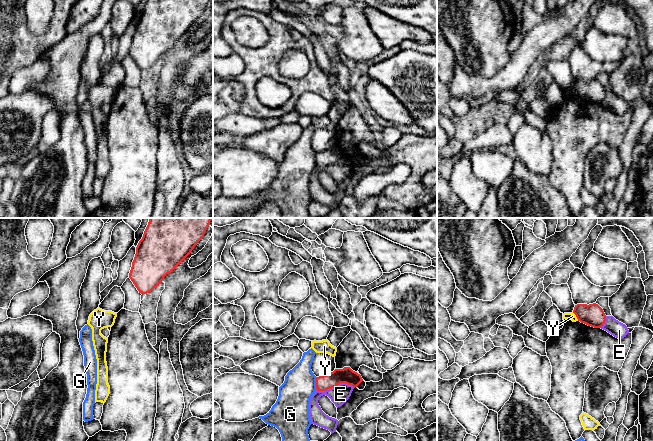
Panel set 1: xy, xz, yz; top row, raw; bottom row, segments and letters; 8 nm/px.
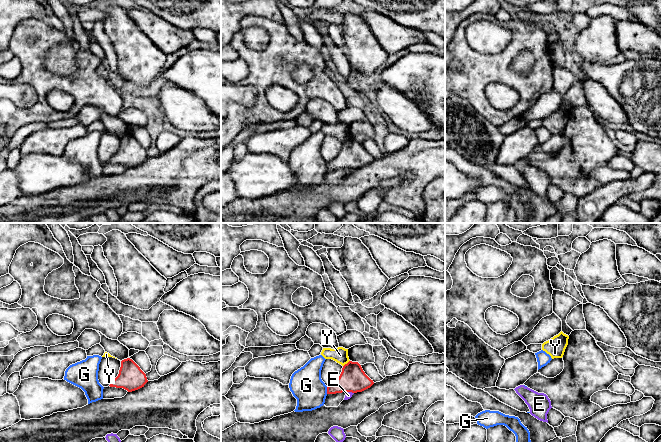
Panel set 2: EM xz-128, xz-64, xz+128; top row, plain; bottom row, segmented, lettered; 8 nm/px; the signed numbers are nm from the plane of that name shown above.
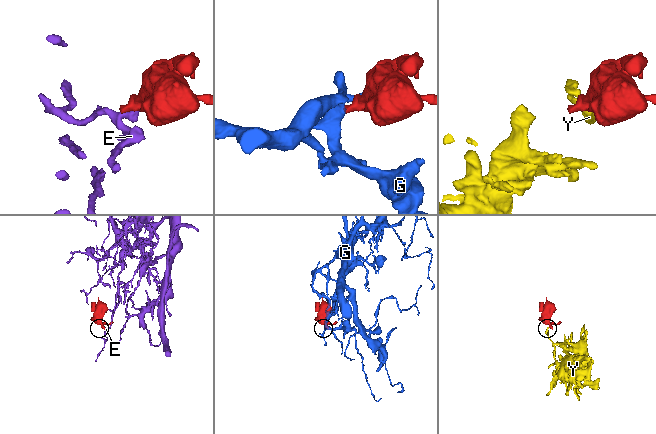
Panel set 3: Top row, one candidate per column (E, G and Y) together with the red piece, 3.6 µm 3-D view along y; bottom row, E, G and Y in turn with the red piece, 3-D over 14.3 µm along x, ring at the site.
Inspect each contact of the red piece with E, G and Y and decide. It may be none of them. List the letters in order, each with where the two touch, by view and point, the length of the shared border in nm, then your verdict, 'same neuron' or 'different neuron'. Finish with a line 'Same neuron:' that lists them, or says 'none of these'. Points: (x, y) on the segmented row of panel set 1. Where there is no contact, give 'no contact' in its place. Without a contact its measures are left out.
E: meets red in xz at (335, 386); contact 300 nm long; different neuron
G: meets red in xz at (316, 383); contact 110 nm long; different neuron
Y: meets red in yz at (576, 316); contact 90 nm long; different neuron
Same neuron: none of these

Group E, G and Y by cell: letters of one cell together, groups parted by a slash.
E / G / Y

